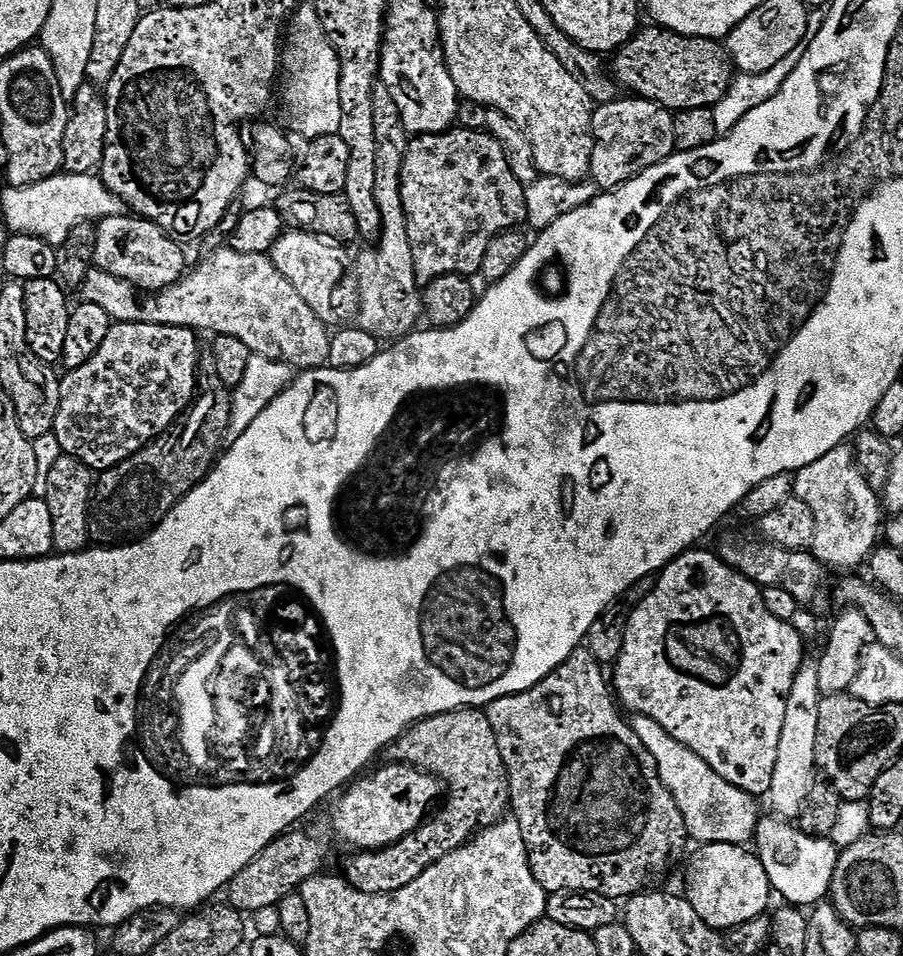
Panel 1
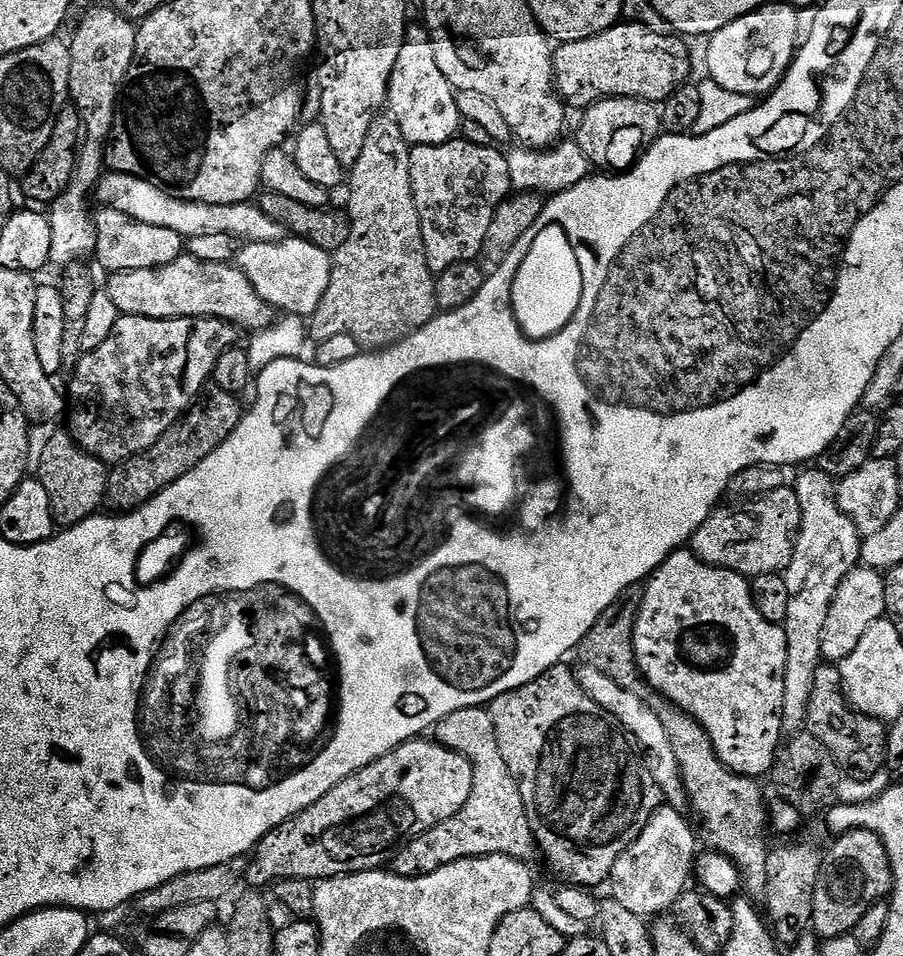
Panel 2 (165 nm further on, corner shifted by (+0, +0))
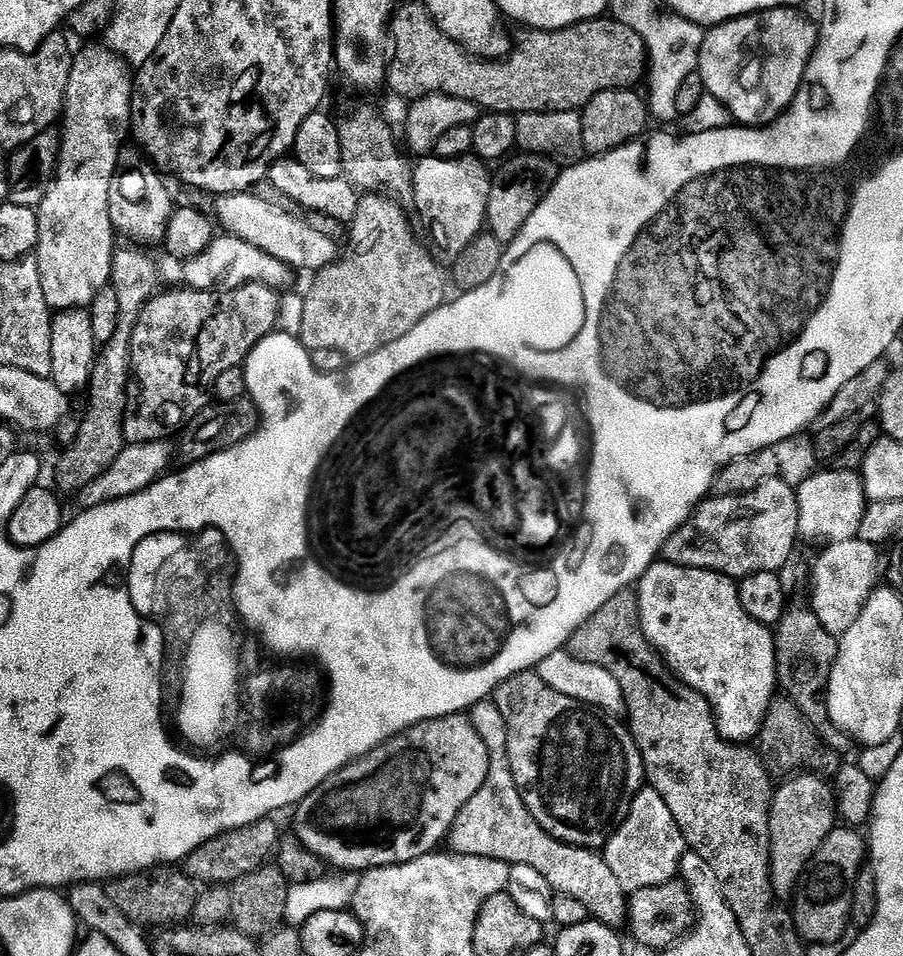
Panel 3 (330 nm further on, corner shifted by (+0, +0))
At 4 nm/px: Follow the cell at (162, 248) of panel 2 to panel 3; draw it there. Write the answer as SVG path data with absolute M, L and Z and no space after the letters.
M128 146L120 153L120 169L110 182L110 222L125 241L136 246L163 245L166 226L174 211L172 196L159 176L157 165L149 162L135 147Z

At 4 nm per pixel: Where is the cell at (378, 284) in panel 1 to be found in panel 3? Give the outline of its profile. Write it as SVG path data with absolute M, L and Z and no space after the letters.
M368 194L359 201L356 213L352 219L352 223L346 232L346 241L348 240L348 253L343 253L342 258L337 259L336 263L328 264L321 272L315 273L312 289L306 292L304 296L305 314L302 317L302 330L299 334L299 341L309 352L314 350L338 350L338 354L344 356L345 361L355 362L366 358L370 354L374 354L378 350L382 350L388 344L398 344L400 339L410 334L410 330L414 330L414 326L418 326L418 322L422 322L422 318L426 318L434 310L438 310L445 304L446 296L444 296L444 280L446 284L446 276L442 271L441 265L434 259L431 251L426 252L422 245L416 241L416 236L412 233L412 228L408 225L408 216L400 208L395 208L388 200L383 200L383 195Z

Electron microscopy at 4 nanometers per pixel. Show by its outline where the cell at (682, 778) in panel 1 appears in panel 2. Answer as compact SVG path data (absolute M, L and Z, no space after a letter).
M585 664L581 665L580 668L576 672L580 685L603 709L615 717L633 740L640 745L644 764L653 775L654 782L658 782L665 801L671 807L683 809L683 804L686 804L684 781L680 778L678 758L674 754L674 746L670 744L670 734L666 732L666 726L662 724L661 719L646 706L644 700L630 694L622 686L618 686L618 682L614 682L602 671L595 670L595 668Z

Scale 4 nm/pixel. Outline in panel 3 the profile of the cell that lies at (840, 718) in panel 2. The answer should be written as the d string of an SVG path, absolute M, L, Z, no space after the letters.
M791 605L783 614L779 624L774 628L776 637L776 679L786 691L787 699L802 710L802 714L810 722L810 726L824 739L827 748L847 754L854 748L854 741L841 732L828 716L826 689L832 673L832 663L836 660L838 647L837 637L823 629L822 624L813 611L804 606Z

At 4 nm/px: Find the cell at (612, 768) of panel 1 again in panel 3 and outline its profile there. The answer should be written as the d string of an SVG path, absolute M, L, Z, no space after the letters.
M536 670L519 672L518 675L512 676L508 680L503 680L496 688L494 699L498 710L502 710L502 718L506 718L508 757L510 758L510 770L514 774L514 782L520 787L520 792L524 796L526 806L530 810L530 814L534 814L538 826L542 826L542 830L546 830L554 838L558 838L567 844L572 844L576 848L603 849L606 843L608 843L608 840L615 834L617 828L627 818L627 814L631 809L632 800L646 784L642 754L638 750L636 739L632 736L631 731L615 715L605 714L588 704L583 704L574 698L558 693L557 690L551 689L542 680Z

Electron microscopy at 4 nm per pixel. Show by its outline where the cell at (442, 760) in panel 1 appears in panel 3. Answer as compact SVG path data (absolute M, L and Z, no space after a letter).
M489 698L476 703L470 709L470 719L482 742L486 742L486 750L490 754L490 770L486 774L482 790L478 790L478 794L474 794L474 798L470 798L466 806L462 806L452 831L448 834L447 847L457 856L494 858L509 866L530 866L546 878L553 893L582 902L591 919L617 930L623 929L628 918L628 896L603 855L599 851L576 848L554 838L546 830L542 830L534 814L530 814L510 770L506 718L502 718L502 710L498 710L495 699Z

